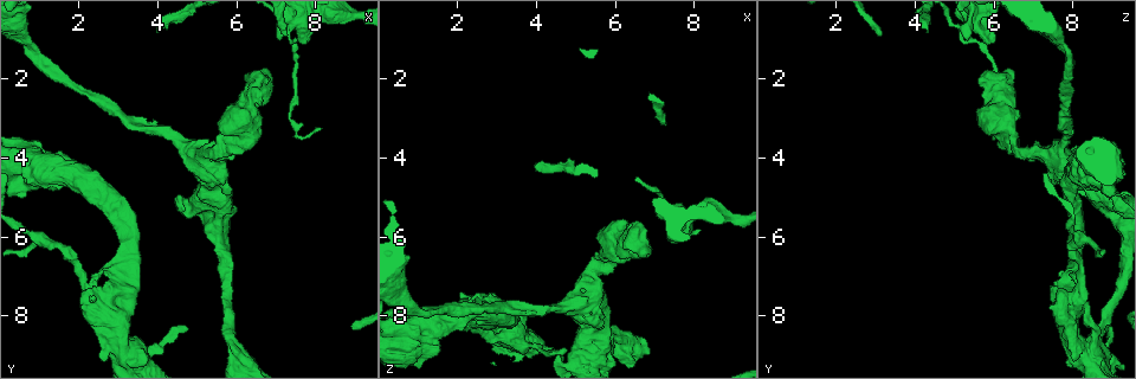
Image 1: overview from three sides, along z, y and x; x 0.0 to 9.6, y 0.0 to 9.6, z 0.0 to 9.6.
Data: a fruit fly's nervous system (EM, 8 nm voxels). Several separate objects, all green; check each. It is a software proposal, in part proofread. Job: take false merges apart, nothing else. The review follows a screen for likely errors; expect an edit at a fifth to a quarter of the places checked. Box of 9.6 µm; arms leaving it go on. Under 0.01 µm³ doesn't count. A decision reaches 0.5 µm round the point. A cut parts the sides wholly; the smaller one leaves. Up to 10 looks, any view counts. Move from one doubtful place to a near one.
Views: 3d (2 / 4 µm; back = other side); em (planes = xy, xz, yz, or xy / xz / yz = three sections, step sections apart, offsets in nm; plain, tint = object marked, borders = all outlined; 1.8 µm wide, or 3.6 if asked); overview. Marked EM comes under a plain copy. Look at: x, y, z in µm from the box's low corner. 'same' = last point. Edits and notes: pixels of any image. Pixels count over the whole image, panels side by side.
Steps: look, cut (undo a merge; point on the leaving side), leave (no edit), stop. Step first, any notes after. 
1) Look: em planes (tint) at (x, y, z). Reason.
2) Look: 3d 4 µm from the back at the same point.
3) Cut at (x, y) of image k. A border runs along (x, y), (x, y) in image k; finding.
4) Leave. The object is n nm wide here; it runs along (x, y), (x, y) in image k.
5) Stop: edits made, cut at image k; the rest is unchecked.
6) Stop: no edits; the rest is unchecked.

Look: 3d 4 µm at (5.25, 4.05, 7.75). Calibre changes.

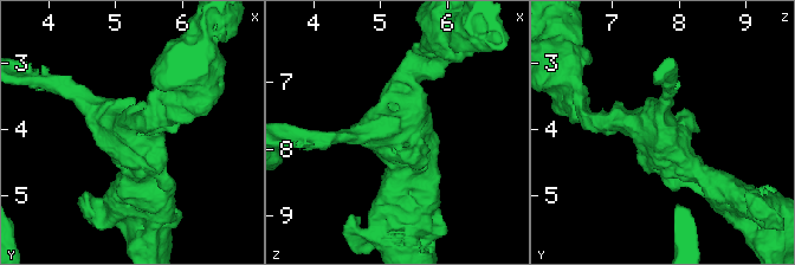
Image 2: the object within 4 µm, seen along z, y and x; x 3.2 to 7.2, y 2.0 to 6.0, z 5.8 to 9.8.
Look: em xy step 4 (tint) at the same point.

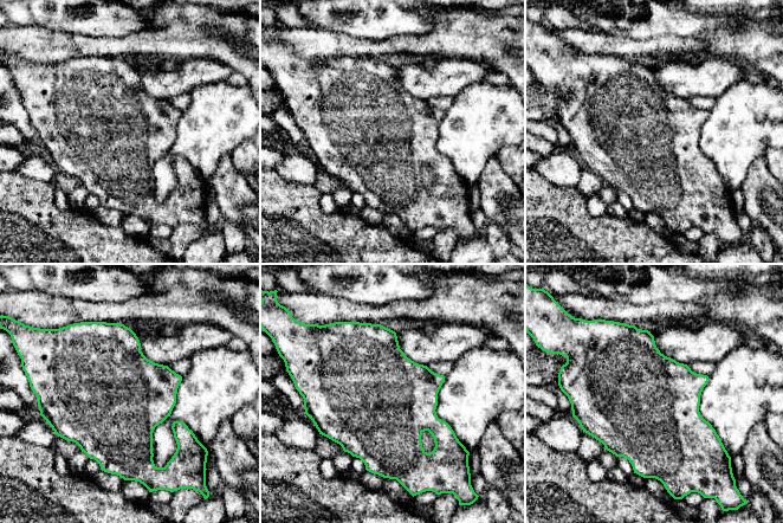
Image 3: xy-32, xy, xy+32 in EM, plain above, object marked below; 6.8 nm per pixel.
Look: em planes (tint) at the same point.

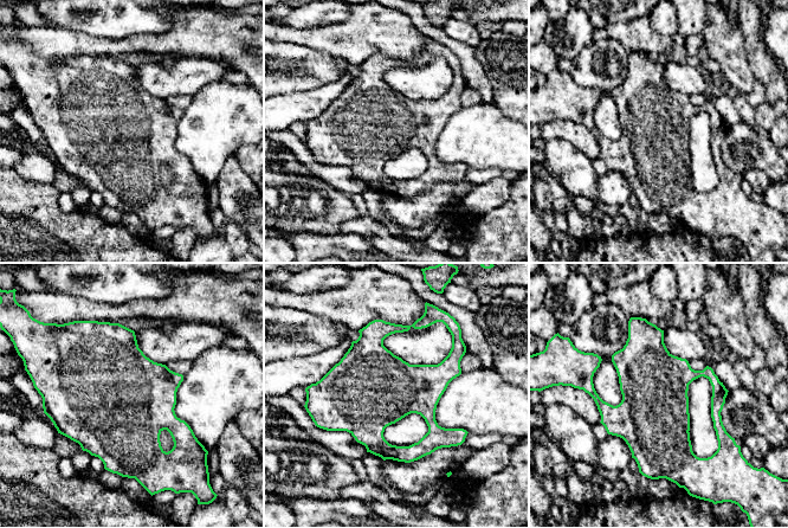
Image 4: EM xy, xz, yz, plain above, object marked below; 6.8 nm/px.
Leave. One neuron here.

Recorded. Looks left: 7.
Look: 3d 4 µm at (6.20, 2.55, 6.25). Side arm on a straight run.

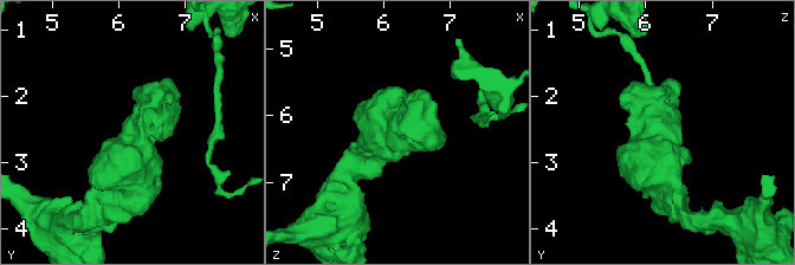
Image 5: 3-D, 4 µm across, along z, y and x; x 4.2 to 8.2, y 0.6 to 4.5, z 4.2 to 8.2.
Look: em 3.6 µm planes (tint) at (6.20, 2.60, 6.25).

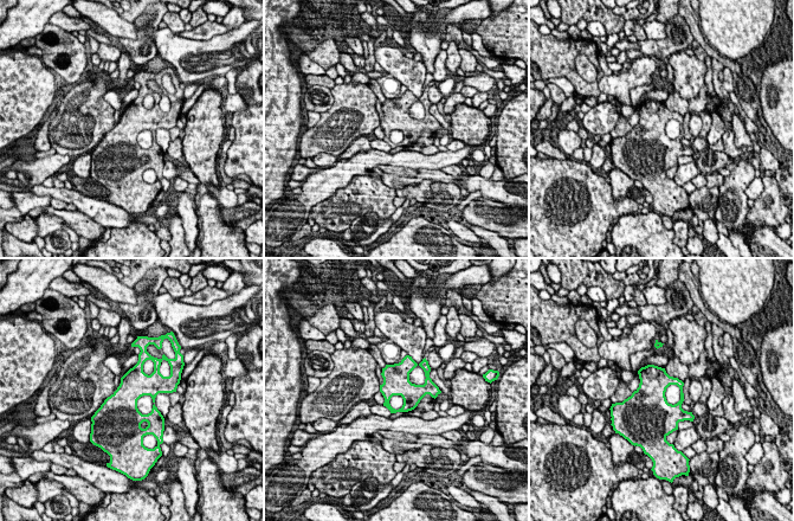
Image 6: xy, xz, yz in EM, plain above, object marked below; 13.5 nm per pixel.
Leave. Continuous, no second neuron.

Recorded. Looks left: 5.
Look: em 3.6 µm xz step 4 (tint) at (0.75, 4.40, 8.40). Calibre changes.

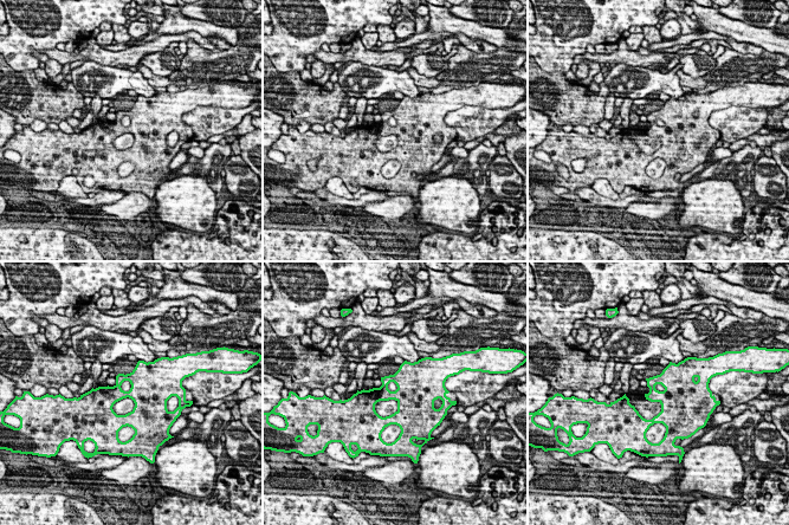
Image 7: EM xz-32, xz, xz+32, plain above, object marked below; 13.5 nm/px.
Look: em 3.6 µm planes (borders) at the same point.

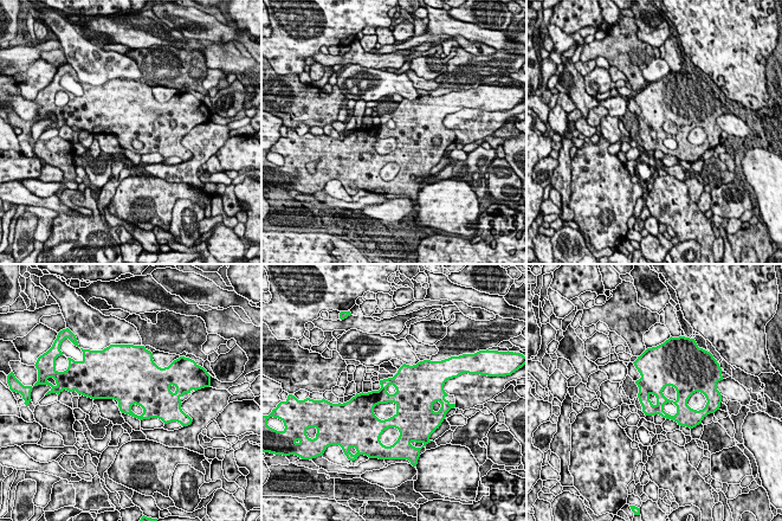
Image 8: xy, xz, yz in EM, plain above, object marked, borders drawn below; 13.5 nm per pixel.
Leave. The object is 340 nm wide here; all the same neuron.

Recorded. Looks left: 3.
Look: 3d 4 µm at (2.35, 7.50, 8.20). Sharp bend.

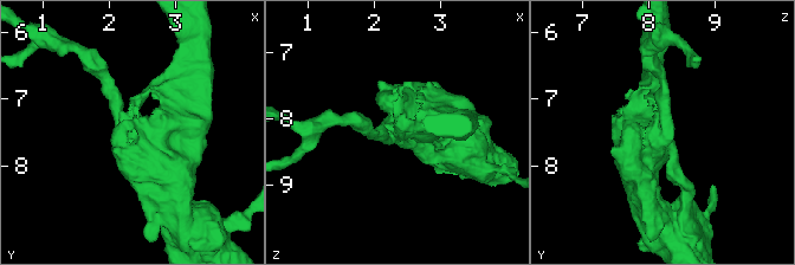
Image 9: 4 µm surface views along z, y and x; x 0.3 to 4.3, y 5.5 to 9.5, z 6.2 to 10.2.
Look: em planes (tint) at (2.40, 7.50, 8.15). Shape alone is not enough.

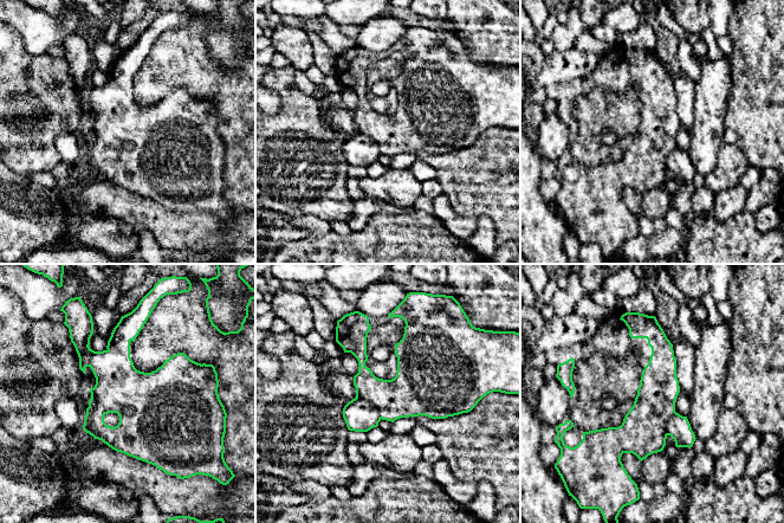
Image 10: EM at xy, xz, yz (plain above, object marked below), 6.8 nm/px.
Cut at (360, 415) of image 10. A border runs along (356, 396), (368, 400), (381, 418) in image 10; two neurons meet here.

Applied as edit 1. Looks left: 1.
Stop: edits made, cut at image 10; the rest is unchecked.

